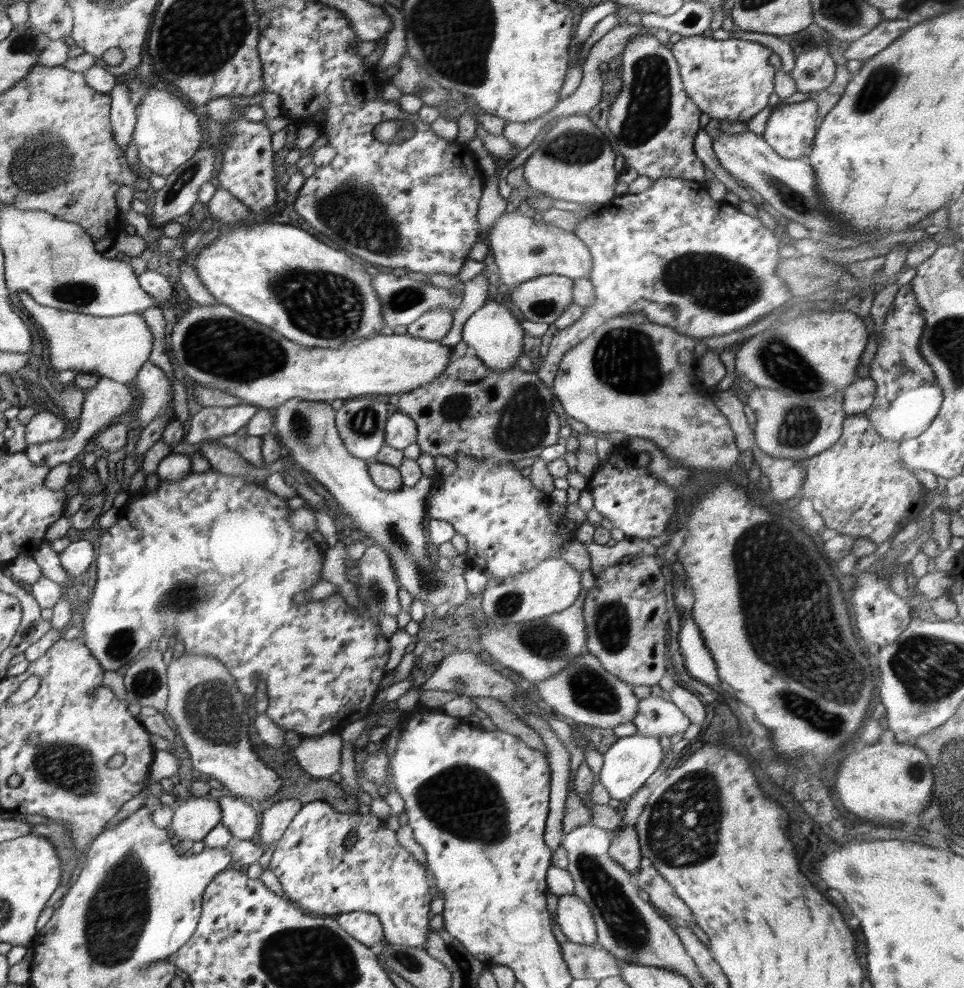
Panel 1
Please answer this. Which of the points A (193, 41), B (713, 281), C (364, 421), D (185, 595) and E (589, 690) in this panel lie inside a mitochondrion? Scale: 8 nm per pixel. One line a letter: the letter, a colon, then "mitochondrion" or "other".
A: mitochondrion
B: mitochondrion
C: mitochondrion
D: mitochondrion
E: mitochondrion

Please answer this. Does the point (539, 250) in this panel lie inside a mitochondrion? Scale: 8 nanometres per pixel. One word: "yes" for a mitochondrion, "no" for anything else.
yes

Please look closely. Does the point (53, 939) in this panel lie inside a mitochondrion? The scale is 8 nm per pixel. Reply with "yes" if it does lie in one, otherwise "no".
no

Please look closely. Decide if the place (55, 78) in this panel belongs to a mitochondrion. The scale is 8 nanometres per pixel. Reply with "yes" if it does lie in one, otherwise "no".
no

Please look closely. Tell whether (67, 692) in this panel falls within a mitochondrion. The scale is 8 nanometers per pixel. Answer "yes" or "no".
no

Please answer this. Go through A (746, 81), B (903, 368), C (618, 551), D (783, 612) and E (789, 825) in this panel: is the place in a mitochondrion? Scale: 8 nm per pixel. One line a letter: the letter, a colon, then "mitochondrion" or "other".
A: other
B: mitochondrion
C: other
D: mitochondrion
E: other

